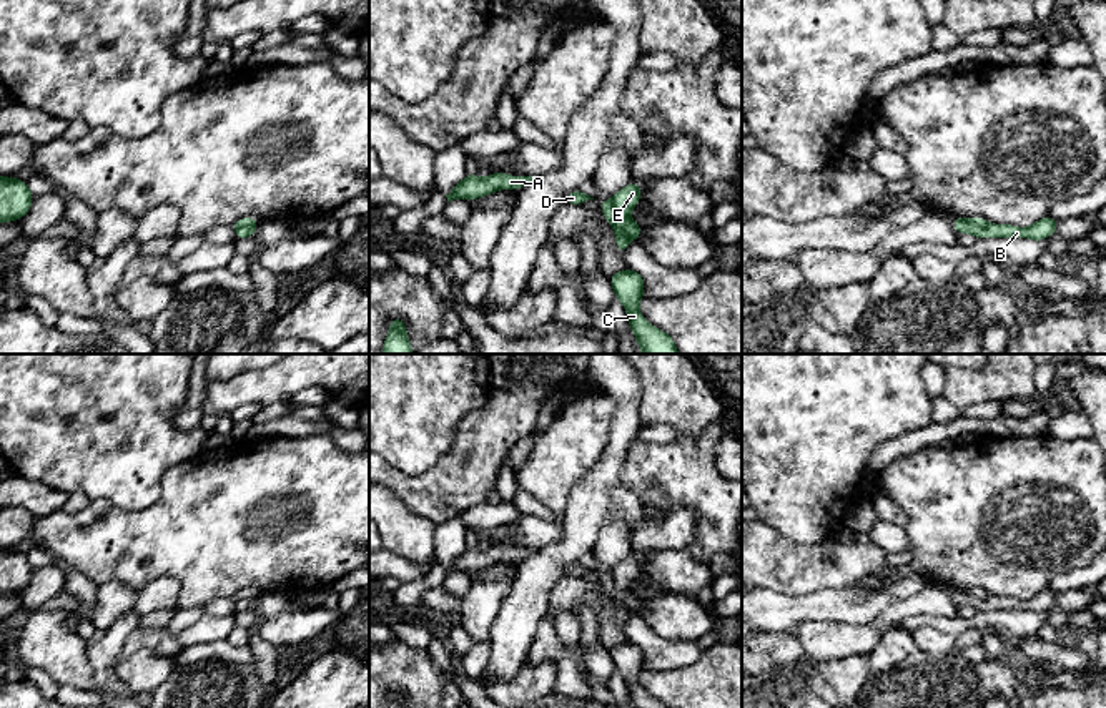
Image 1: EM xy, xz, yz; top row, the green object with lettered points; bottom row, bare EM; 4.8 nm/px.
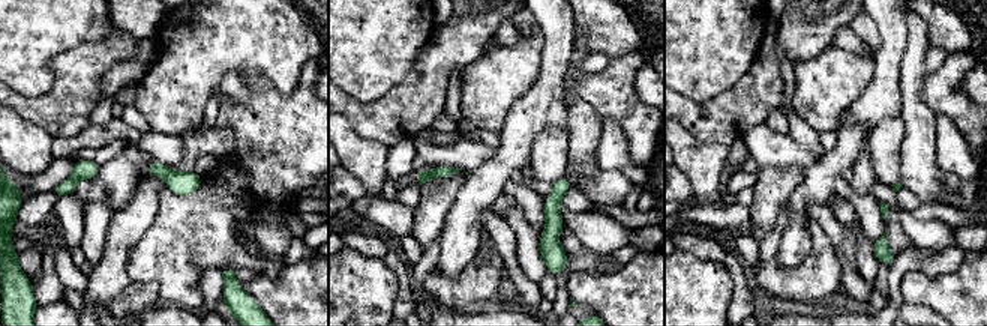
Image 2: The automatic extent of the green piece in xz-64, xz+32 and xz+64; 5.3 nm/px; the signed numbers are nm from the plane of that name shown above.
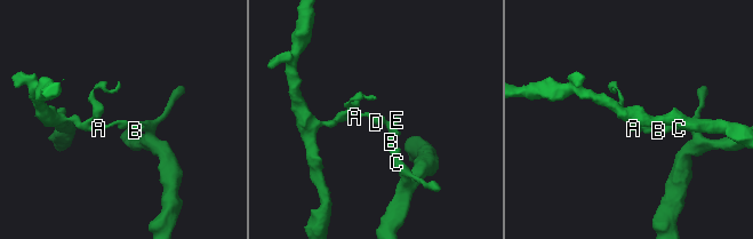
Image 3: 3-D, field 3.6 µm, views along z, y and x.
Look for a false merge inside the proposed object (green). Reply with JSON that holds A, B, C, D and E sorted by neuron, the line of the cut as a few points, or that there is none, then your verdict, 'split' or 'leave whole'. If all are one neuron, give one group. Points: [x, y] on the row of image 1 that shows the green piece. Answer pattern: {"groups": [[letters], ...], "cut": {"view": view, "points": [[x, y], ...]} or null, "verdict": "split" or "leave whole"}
{"groups": [["A", "D"], ["B", "C", "E"]], "cut": {"view": "xz", "points": [[611, 201], [619, 216], [627, 216]]}, "verdict": "split"}

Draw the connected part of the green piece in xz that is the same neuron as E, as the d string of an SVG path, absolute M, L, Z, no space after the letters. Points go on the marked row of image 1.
M632 181L624 189L617 191L612 196L612 204L617 218L629 216L632 208L640 201L642 189L637 181Z

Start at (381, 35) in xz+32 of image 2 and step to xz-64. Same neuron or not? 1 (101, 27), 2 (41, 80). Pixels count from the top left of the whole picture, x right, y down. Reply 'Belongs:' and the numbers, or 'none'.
Belongs: 1, 2

